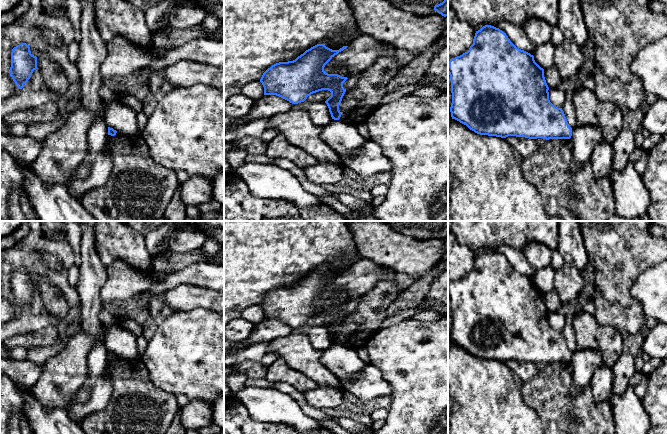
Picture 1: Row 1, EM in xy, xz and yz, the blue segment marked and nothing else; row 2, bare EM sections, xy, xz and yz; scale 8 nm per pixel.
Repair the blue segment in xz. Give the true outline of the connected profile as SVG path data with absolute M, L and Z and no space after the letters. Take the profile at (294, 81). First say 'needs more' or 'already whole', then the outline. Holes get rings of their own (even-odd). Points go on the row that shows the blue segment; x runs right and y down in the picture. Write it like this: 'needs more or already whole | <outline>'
already whole | M317 44L306 50L293 61L279 62L268 68L262 75L260 82L264 87L264 95L276 95L292 104L304 102L308 96L313 93L328 90L331 96L325 101L329 108L332 119L339 120L341 112L339 104L346 92L343 83L348 79L338 74L328 74L324 71L325 65L339 52L346 49L348 46L343 46L339 50L332 50L324 44Z

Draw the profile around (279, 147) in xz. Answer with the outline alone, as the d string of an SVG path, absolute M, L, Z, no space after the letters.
M278 134L268 143L265 154L272 159L287 159L300 168L314 166L318 163L317 159L309 153L290 144L282 134Z

